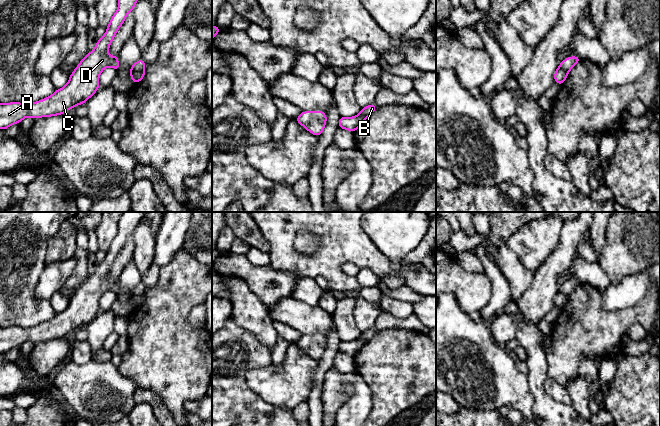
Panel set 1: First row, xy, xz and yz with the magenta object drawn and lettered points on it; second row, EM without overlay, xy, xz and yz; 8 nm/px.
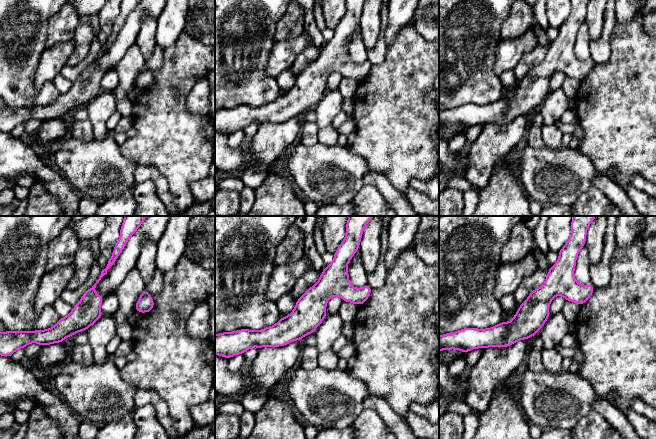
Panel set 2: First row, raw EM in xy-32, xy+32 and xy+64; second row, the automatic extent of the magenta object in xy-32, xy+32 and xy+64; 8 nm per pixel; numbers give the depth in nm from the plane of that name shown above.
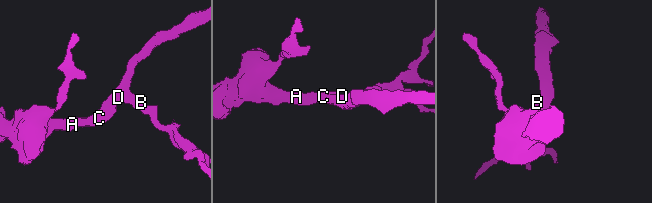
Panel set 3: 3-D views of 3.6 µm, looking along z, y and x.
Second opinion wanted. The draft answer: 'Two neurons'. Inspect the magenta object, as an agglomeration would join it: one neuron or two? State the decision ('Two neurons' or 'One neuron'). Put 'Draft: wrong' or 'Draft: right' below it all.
Two neurons
Draft: right

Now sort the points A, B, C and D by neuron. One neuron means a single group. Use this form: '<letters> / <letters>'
A C D / B

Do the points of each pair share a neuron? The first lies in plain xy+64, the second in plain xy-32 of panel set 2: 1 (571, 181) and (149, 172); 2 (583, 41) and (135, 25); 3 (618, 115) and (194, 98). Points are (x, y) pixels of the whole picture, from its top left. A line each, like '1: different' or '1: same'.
1: different
2: different
3: different

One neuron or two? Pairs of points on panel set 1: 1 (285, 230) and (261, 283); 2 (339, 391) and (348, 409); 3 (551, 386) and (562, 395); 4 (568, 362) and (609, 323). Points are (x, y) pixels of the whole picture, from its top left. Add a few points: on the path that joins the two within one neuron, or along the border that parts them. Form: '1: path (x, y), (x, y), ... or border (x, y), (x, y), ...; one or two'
1: border (269, 265), (275, 269), (291, 272); two
2: border (344, 377), (352, 392), (334, 415); two
3: path (554, 389), (559, 393); one
4: path (577, 351), (595, 333), (601, 333); one

